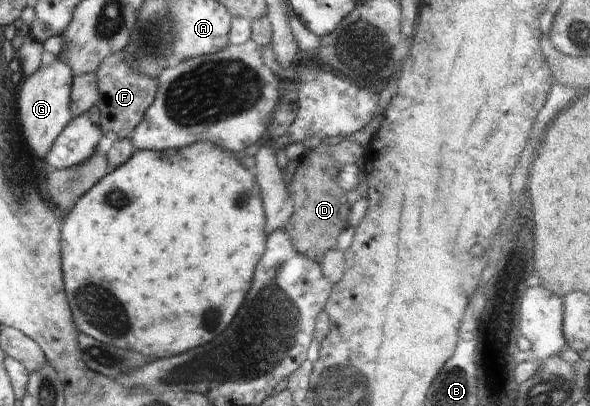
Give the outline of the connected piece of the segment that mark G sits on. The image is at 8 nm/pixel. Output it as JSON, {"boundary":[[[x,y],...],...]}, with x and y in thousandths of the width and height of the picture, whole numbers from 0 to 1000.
{"boundary":[[[80,138],[78,150],[53,187],[39,195],[32,209],[31,288],[37,330],[51,360],[54,389],[75,399],[80,377],[100,328],[120,300],[119,222],[124,192],[122,172],[95,138]]]}

